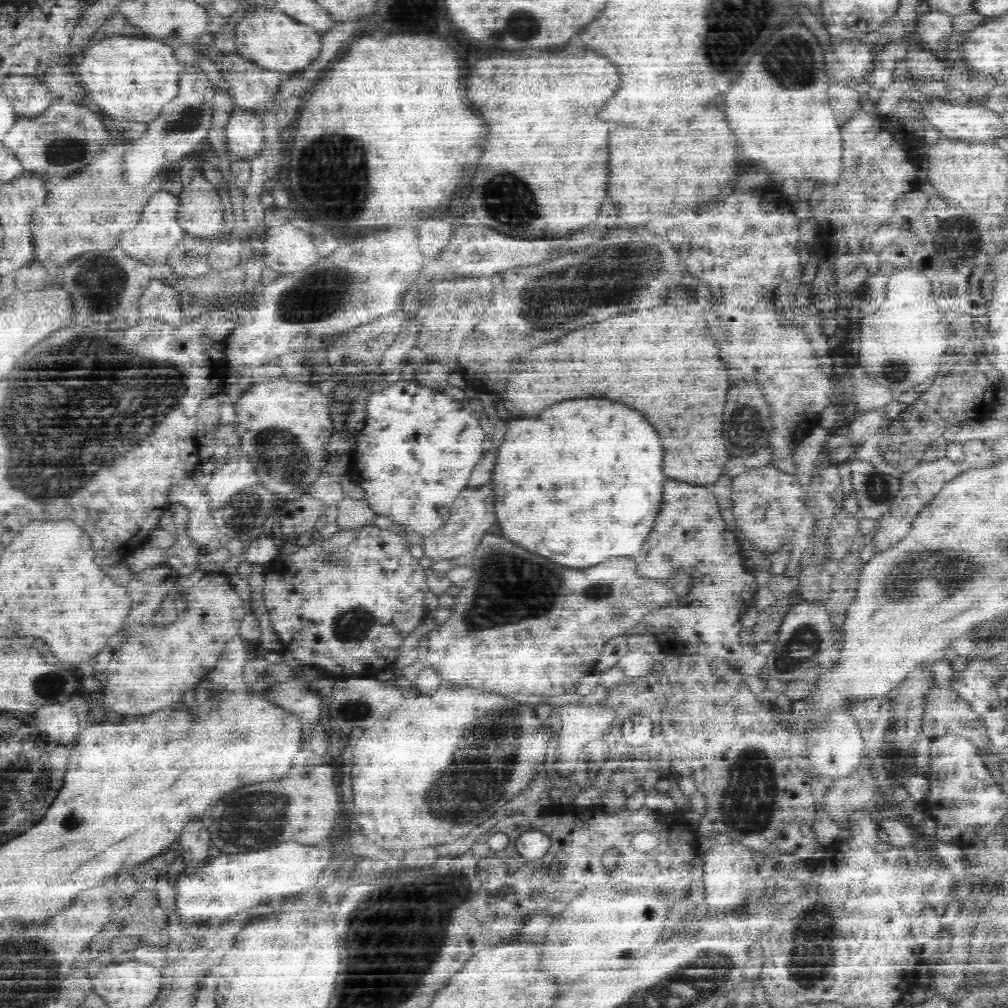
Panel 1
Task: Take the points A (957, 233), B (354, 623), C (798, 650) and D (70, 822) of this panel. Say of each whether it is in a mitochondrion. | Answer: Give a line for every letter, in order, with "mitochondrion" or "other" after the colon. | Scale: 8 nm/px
A: mitochondrion
B: mitochondrion
C: mitochondrion
D: other

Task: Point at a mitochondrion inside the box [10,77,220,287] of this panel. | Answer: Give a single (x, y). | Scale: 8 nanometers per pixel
(65, 153)

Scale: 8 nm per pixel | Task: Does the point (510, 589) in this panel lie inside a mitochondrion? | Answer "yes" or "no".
yes

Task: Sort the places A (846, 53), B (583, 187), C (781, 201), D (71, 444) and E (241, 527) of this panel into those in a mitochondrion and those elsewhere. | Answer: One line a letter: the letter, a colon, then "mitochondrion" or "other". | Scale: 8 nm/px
A: other
B: other
C: other
D: mitochondrion
E: other

